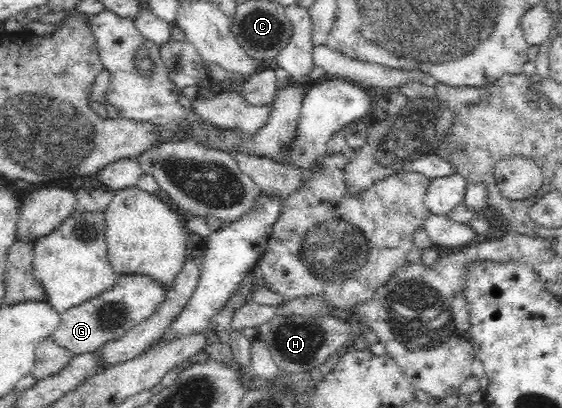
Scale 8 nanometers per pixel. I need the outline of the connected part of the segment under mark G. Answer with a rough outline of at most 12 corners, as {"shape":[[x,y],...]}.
{"shape":[[119,275],[64,311],[51,337],[73,355],[148,320],[168,287]]}

